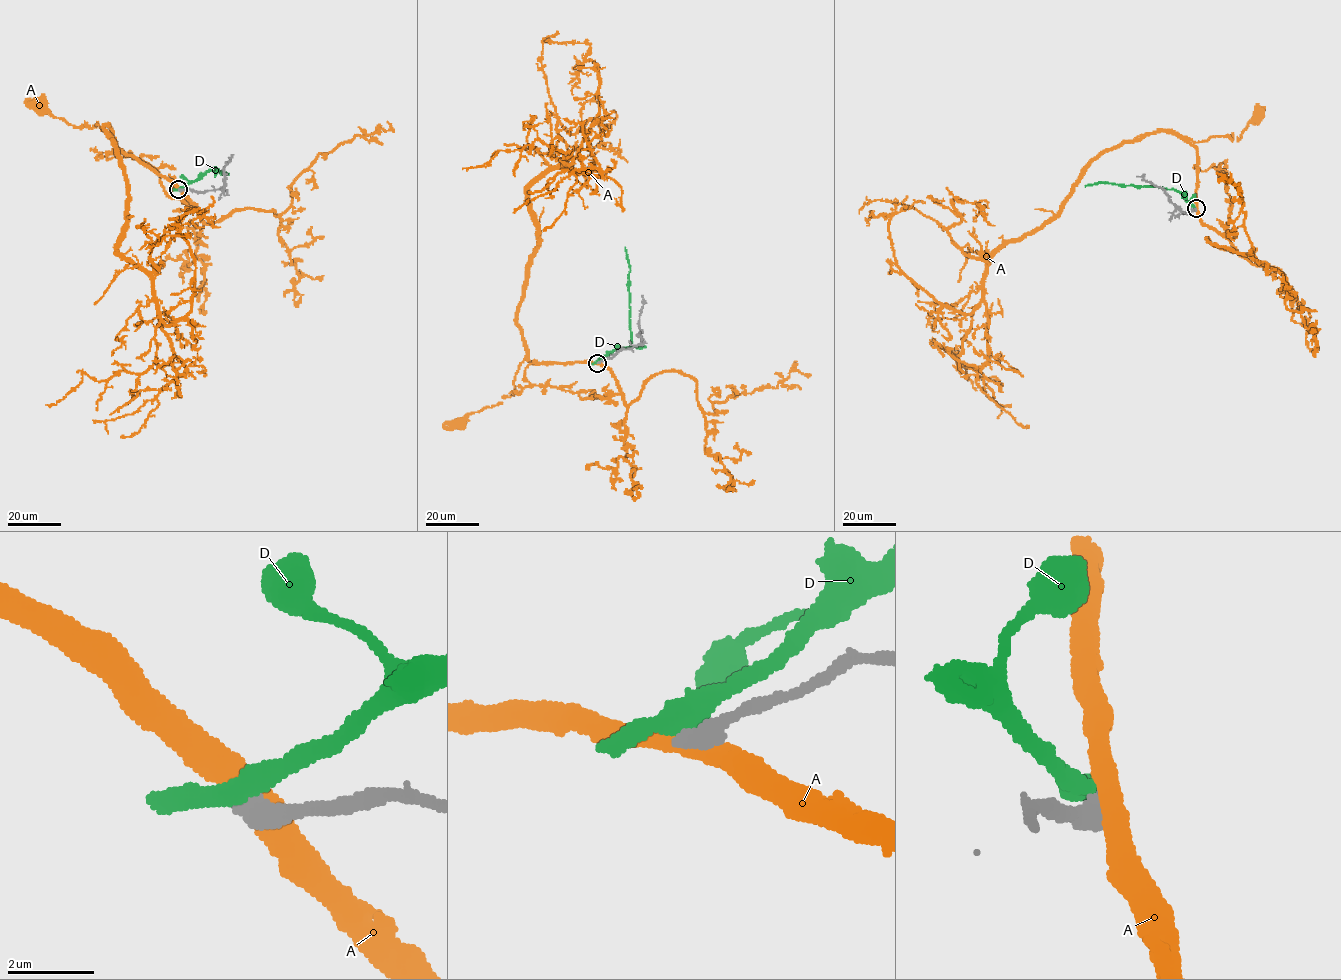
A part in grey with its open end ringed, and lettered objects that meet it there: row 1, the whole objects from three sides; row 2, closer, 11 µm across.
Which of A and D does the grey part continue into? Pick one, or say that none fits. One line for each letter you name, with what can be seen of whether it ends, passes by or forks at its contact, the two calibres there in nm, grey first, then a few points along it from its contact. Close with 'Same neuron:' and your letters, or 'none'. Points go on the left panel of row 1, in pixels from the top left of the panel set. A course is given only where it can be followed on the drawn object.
Same neuron: none

